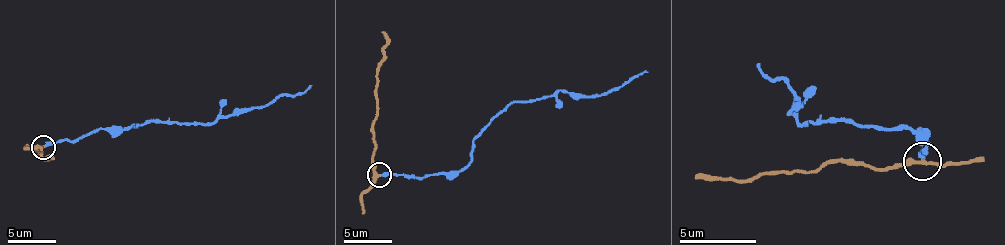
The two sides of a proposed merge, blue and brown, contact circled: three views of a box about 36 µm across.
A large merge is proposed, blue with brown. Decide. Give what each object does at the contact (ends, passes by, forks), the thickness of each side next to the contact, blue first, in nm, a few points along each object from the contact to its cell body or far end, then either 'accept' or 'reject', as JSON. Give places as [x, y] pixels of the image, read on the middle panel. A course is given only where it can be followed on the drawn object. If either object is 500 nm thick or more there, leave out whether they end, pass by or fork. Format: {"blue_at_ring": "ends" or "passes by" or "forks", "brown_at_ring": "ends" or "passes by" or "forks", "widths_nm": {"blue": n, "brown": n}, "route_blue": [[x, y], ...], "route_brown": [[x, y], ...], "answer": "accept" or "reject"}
{"blue_at_ring": "ends", "brown_at_ring": "passes by", "widths_nm": {"blue": 300, "brown": 240}, "route_blue": [[381, 174], [458, 174], [470, 159], [473, 140], [514, 101], [545, 99], [560, 89], [598, 96], [647, 72]], "route_brown": [[378, 174], [373, 150], [373, 118], [376, 70], [383, 58], [386, 36], [381, 31]], "answer": "reject"}

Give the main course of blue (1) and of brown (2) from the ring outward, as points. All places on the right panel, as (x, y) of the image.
1: (921, 162), (921, 131), (844, 120), (802, 123), (787, 112), (798, 100), (783, 77), (768, 77), (760, 62)
2: (921, 162), (883, 170), (833, 162), (817, 170), (756, 173), (737, 181), (695, 177)

